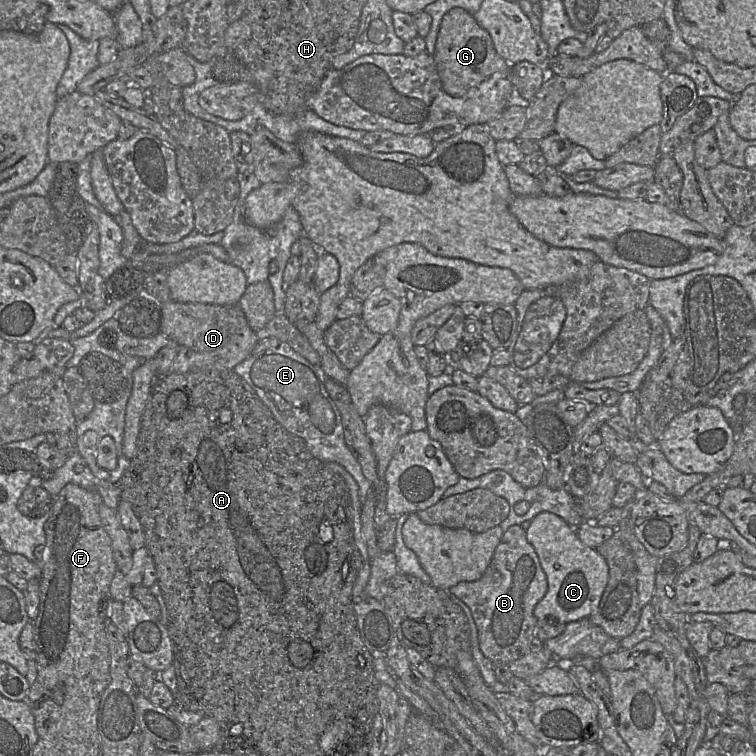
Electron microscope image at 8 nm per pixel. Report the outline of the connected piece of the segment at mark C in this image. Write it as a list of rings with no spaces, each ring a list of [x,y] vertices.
[[[550,512],[535,516],[526,534],[538,555],[548,583],[547,593],[535,606],[535,617],[554,617],[561,623],[589,618],[597,610],[608,583],[609,567],[605,558],[595,548],[583,544],[576,529]]]

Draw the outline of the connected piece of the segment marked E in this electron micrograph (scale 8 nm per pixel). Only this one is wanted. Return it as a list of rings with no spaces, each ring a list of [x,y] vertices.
[[[268,337],[259,340],[251,355],[233,371],[251,386],[282,427],[305,440],[313,456],[343,466],[355,479],[361,498],[368,496],[373,486],[345,442],[341,414],[325,388],[327,376],[320,366],[310,363],[287,343]]]

